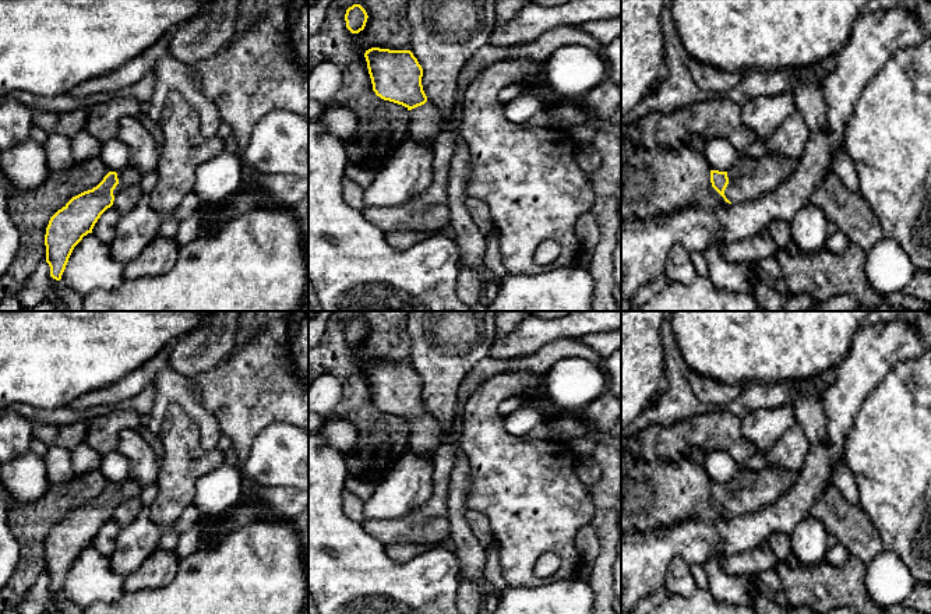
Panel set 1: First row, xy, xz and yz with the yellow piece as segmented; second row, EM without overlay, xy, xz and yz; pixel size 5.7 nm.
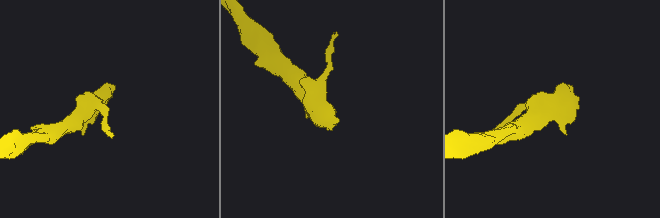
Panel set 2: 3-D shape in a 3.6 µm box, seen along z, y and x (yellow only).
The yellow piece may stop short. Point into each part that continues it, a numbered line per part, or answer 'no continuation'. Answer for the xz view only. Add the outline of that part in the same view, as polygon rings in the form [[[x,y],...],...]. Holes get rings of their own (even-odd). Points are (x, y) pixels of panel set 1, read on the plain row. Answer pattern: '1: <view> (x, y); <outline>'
1: xz (425, 437); [[[429,413],[410,423],[408,449],[433,459],[435,449],[441,445],[442,433],[440,423]]]

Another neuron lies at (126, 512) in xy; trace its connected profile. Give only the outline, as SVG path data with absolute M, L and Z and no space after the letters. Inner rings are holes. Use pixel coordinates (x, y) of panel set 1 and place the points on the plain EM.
M140 497L128 498L114 508L112 519L119 525L119 527L128 526L141 514L142 508Z

